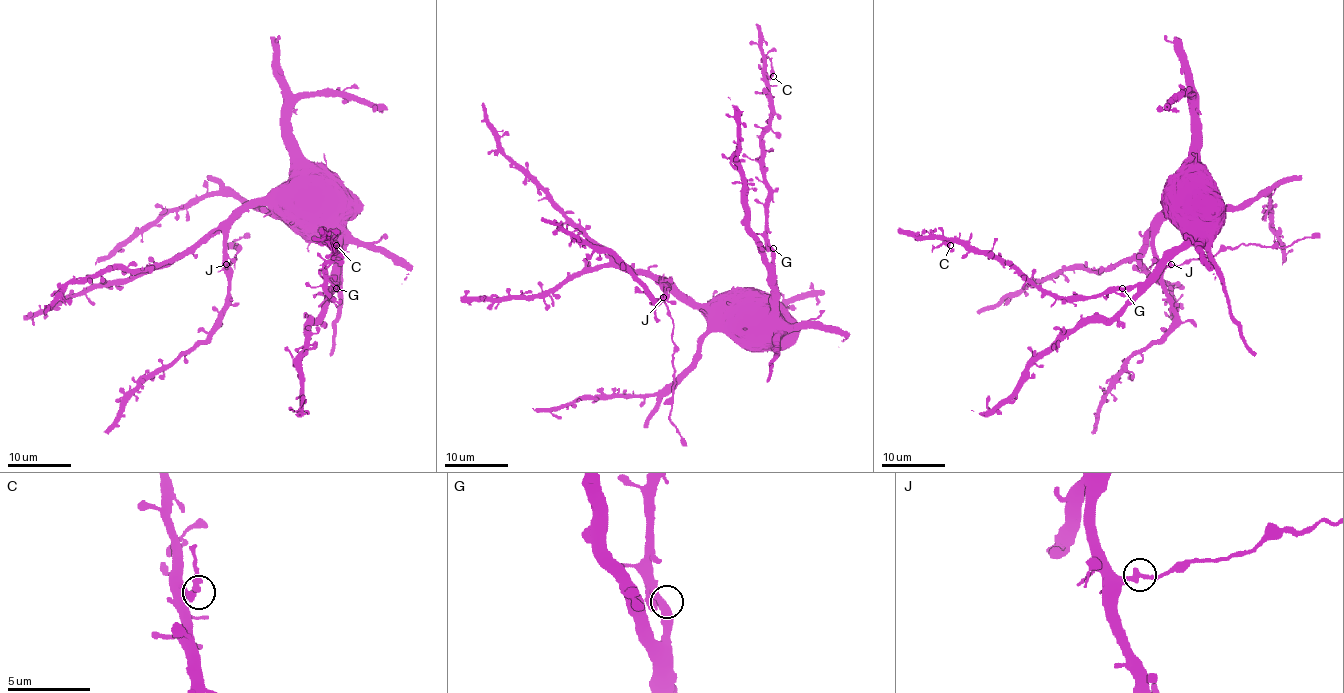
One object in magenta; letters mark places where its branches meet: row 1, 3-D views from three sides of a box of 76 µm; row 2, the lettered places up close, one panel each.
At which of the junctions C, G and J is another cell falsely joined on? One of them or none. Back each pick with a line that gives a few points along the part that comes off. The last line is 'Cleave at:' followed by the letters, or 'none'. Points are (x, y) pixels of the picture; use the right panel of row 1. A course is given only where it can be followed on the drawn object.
J: (1171, 264), (1179, 266), (1195, 259), (1206, 259), (1243, 245), (1292, 245), (1319, 234)
Cleave at: J

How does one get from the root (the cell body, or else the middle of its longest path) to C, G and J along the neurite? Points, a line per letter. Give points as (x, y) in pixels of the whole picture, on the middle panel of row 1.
C: (768, 334), (771, 251), (766, 233), (763, 130), (770, 119), (768, 79), (773, 76)
G: (768, 334), (771, 326), (773, 248)
J: (768, 334), (746, 335), (728, 330), (706, 308), (690, 307), (663, 279), (663, 297)

